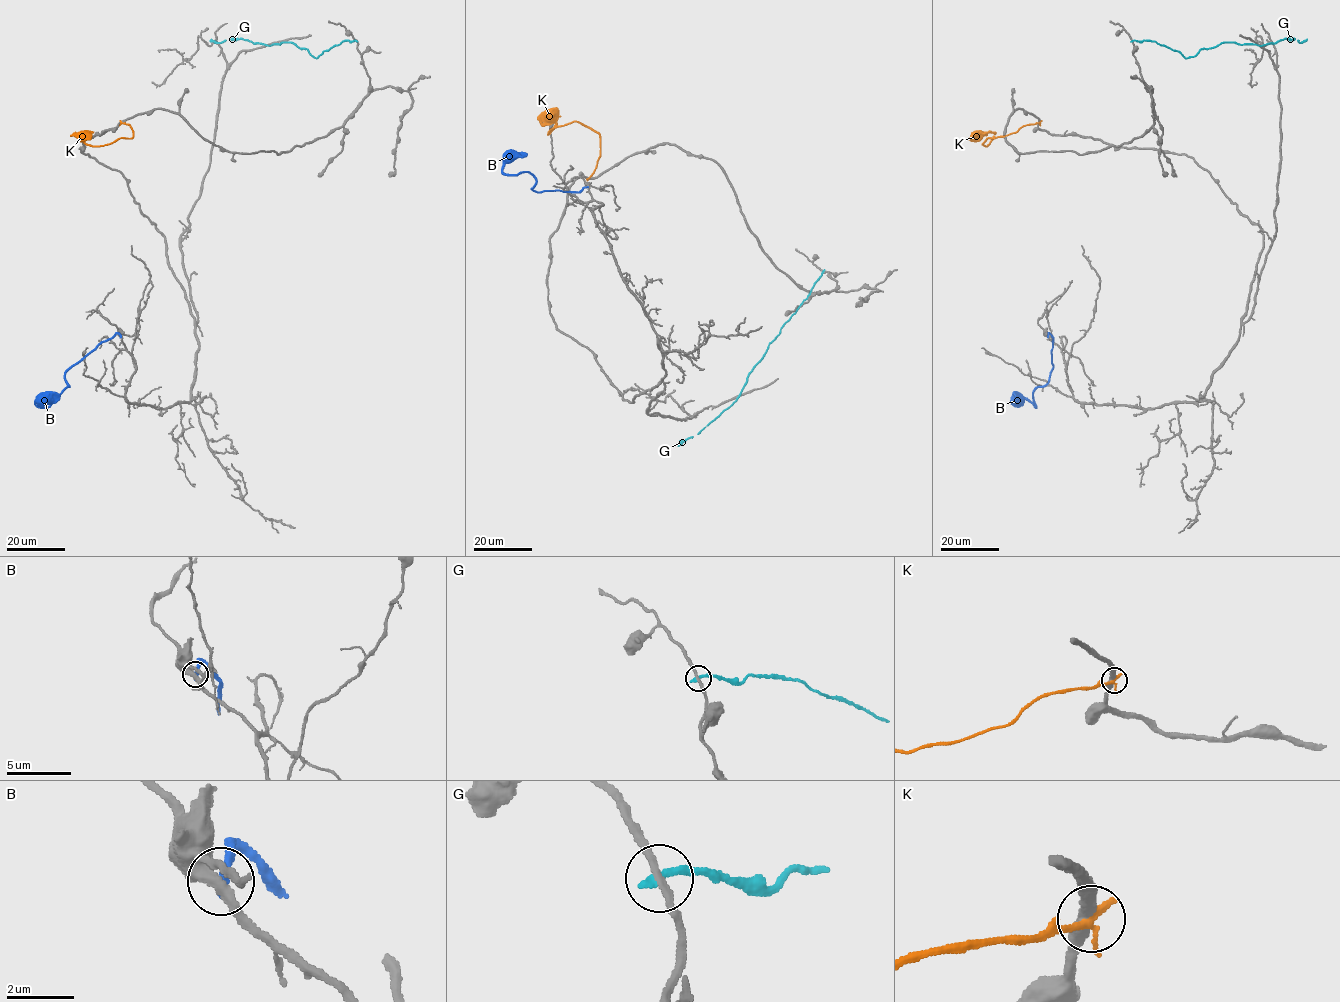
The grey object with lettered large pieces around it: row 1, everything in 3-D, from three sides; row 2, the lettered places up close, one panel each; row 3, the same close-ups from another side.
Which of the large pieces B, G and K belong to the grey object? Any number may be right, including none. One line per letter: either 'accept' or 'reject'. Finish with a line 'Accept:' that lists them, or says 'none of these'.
B: reject
G: reject
K: reject
Accept: none of these

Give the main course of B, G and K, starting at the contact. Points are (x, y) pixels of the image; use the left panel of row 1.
B: (120, 336), (101, 341), (69, 369), (69, 385), (48, 407), (35, 403), (59, 394)
G: (356, 41), (344, 40), (316, 58), (292, 42), (265, 45), (240, 39), (219, 42), (210, 40)
K: (121, 122), (130, 126), (132, 138), (96, 146), (83, 141), (81, 134), (86, 132), (70, 135)

